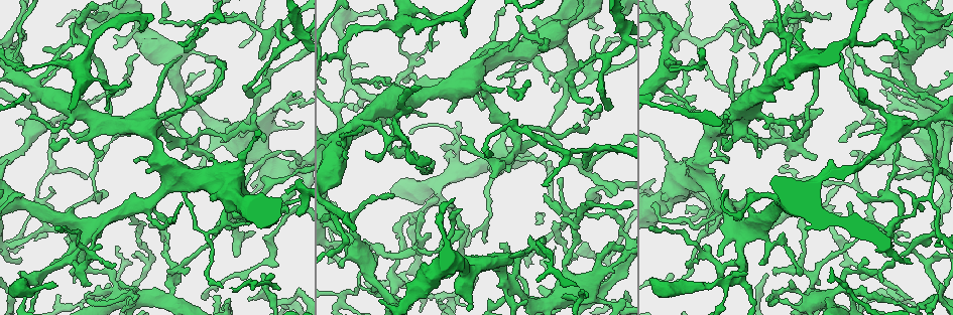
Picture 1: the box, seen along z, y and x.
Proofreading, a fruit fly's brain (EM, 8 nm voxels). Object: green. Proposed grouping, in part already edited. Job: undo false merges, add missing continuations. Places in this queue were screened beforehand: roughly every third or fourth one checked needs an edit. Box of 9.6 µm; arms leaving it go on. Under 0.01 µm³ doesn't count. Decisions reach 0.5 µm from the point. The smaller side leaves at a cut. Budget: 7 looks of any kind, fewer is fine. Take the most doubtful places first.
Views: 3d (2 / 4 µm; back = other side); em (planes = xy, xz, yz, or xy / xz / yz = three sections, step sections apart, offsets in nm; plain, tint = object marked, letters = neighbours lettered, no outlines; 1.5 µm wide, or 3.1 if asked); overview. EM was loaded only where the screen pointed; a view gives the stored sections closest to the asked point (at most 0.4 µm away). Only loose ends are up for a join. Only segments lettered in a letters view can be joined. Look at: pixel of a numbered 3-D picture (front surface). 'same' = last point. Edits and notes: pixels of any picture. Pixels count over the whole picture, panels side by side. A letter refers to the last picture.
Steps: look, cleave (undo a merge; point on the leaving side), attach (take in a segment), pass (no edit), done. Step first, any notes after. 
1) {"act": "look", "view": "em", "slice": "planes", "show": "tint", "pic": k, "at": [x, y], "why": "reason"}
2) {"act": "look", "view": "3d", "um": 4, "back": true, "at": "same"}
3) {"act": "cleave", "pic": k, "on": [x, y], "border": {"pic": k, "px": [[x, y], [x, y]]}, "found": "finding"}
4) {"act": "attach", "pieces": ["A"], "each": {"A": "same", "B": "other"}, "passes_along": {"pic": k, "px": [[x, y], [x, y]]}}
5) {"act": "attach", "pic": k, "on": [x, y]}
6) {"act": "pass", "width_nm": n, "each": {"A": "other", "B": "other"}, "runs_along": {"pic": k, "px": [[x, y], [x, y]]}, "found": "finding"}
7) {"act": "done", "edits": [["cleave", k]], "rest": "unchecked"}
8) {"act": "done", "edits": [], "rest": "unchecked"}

{"act": "look", "view": "em", "slice": "planes", "show": "letters", "pic": 1, "at": [14, 60], "why": "looks like a crossing"}

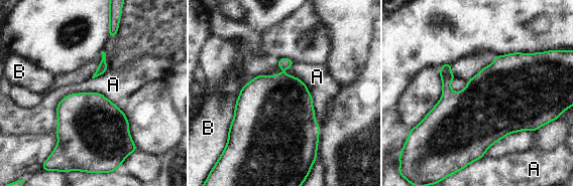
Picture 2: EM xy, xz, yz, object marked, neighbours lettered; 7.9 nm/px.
{"act": "pass", "longest_contact_nm": ["A", 500], "each": {"A": "other", "B": "other"}, "found": "all the same neuron"}

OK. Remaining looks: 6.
{"act": "look", "view": "3d", "um": 4, "pic": 1, "at": [72, 242], "why": "abrupt turn"}

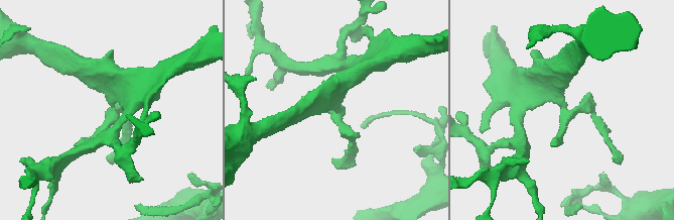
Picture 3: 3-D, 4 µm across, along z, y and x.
{"act": "look", "view": "em", "slice": "planes", "show": "letters", "pic": 3, "at": [338, 116], "why": "shape alone is not enough"}

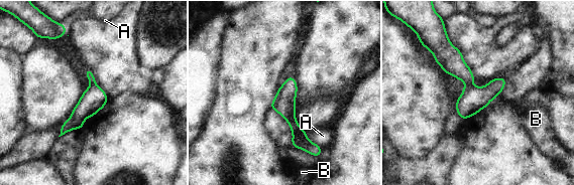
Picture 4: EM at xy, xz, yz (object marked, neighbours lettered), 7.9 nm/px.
{"act": "pass", "width_nm": 180, "each": {"A": "other", "B": "other"}, "border": {"pic": 4, "px": [[306, 133], [306, 136], [320, 147]]}, "found": "all the same neuron"}

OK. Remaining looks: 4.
{"act": "look", "view": "em", "slice": "planes", "show": "letters", "pic": 1, "at": [840, 186]}

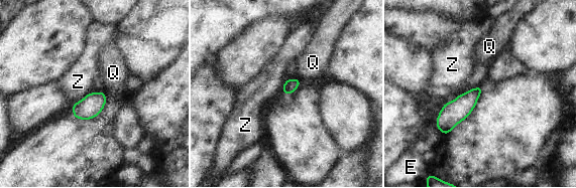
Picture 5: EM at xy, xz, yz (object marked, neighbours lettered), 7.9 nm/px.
{"act": "pass", "each": {"E": "other", "Q": "other", "Z": "other"}, "border": {"pic": 5, "px": [[92, 91], [72, 106]]}, "found": "no lettered segment goes on from it"}

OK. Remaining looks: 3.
{"act": "done", "edits": [], "rest": "unchecked"}

